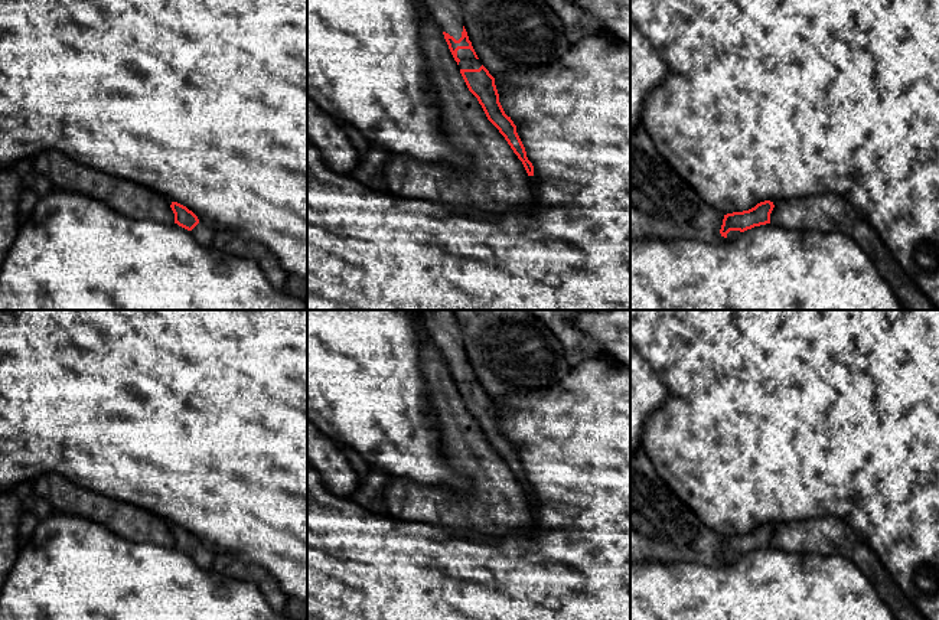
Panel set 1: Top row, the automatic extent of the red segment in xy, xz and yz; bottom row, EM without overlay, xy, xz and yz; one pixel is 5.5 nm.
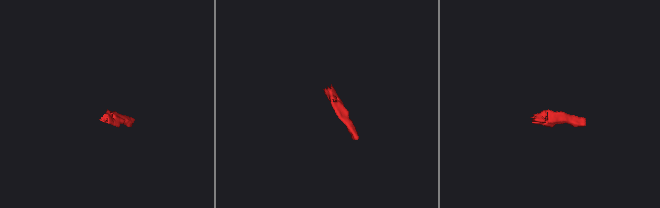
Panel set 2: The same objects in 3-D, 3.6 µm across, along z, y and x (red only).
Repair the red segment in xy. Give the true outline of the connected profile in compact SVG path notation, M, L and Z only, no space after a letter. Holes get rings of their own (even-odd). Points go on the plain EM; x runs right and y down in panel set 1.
M172 525L170 531L175 536L175 546L177 546L179 549L192 554L199 546L198 539L186 529L177 525Z

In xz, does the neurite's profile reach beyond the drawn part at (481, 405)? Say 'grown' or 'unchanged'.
grown

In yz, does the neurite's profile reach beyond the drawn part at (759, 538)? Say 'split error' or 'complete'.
split error

